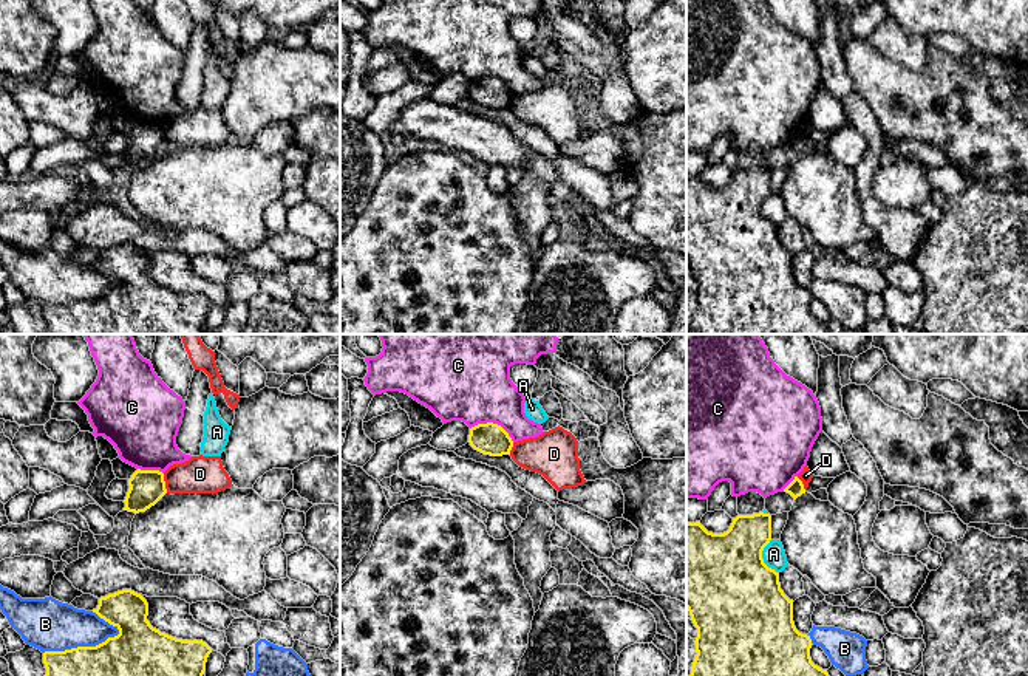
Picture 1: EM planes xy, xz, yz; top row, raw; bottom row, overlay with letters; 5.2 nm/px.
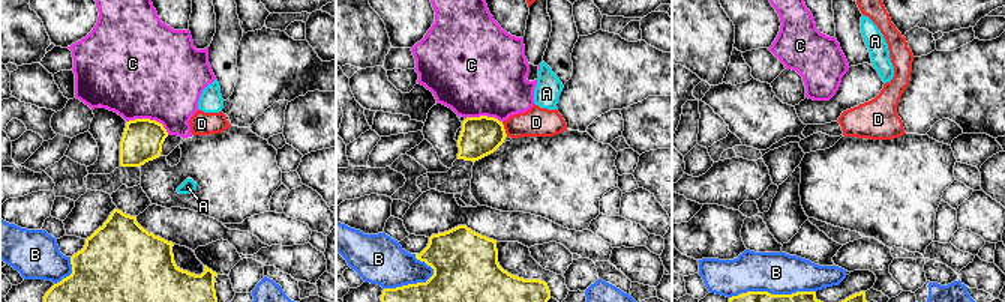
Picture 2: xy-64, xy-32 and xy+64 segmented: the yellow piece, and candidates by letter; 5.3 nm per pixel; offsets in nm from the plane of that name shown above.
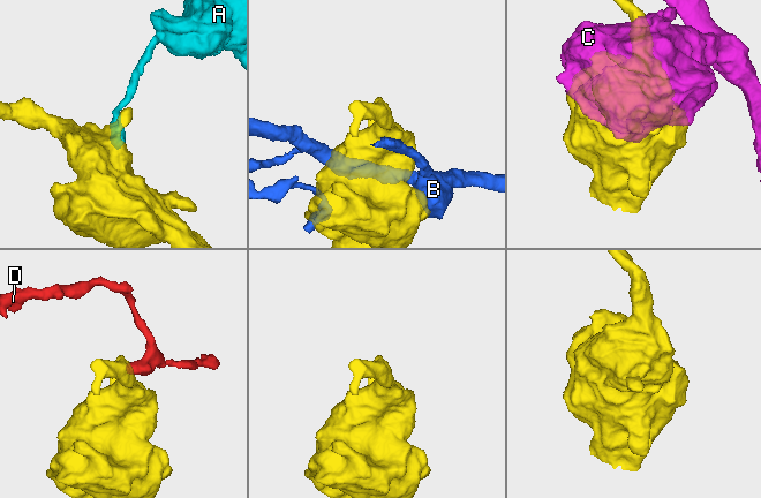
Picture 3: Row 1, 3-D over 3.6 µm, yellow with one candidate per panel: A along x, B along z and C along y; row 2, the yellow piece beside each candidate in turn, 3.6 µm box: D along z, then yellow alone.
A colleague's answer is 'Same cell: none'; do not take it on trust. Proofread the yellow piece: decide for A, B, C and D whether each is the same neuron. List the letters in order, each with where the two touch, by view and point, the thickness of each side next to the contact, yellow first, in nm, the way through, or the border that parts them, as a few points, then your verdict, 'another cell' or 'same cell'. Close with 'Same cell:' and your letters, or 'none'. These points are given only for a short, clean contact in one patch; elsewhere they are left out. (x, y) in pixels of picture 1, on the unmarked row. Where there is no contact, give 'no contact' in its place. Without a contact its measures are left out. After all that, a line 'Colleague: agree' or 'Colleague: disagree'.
A: contact yz (761, 211); calibres 480 and 120 nm; border yz (770, 192), (762, 204), (762, 214), (778, 226); another cell
B: contact xy (82, 300); calibres 420 and 280 nm; another cell
C: contact xz (492, 76); calibres 160 and 400 nm; another cell
D: contact xy (164, 136); calibres 180 and 190 nm; border xy (163, 127), (167, 146); another cell
Same cell: none
Colleague: agree

